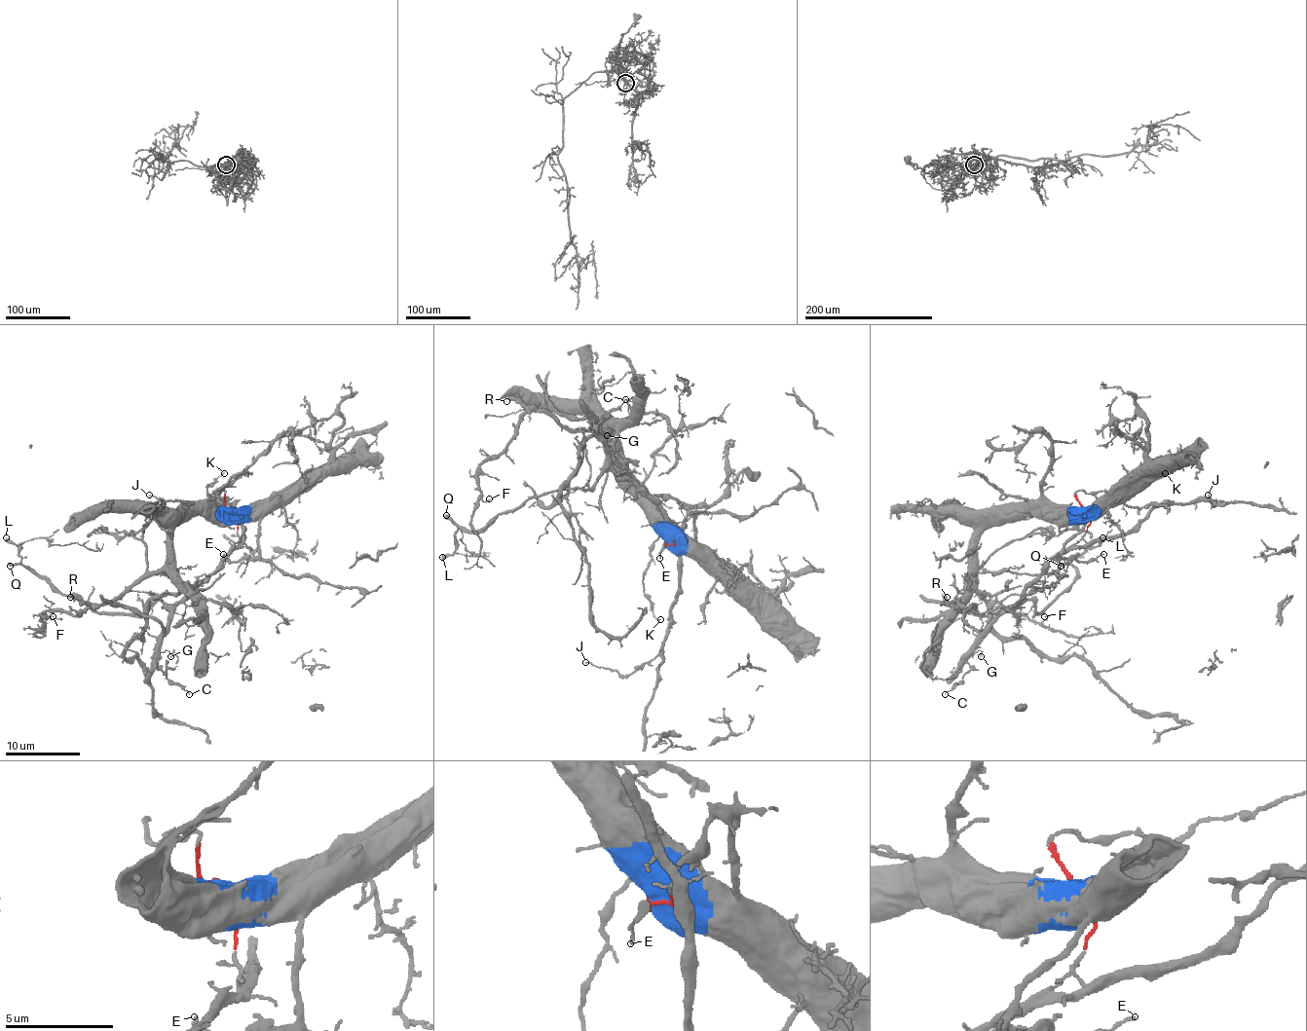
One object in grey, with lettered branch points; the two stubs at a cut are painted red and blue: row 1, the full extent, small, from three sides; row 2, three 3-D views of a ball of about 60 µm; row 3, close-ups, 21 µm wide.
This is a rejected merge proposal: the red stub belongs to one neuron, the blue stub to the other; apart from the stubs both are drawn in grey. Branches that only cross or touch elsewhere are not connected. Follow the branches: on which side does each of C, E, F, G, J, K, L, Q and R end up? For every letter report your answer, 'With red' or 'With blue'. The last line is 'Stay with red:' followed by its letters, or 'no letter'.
C: With red
E: With blue
F: With blue
G: With red
J: With red
K: With red
L: With red
Q: With red
R: With blue
Stay with red: C, G, J, K, L, Q

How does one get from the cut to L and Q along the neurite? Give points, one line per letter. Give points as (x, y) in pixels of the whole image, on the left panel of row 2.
L: (230, 511), (238, 546), (172, 605), (156, 603), (141, 615), (93, 611), (61, 595), (5, 537)
Q: (230, 511), (238, 523), (238, 546), (172, 605), (156, 603), (141, 615), (98, 613), (18, 564), (9, 566)

